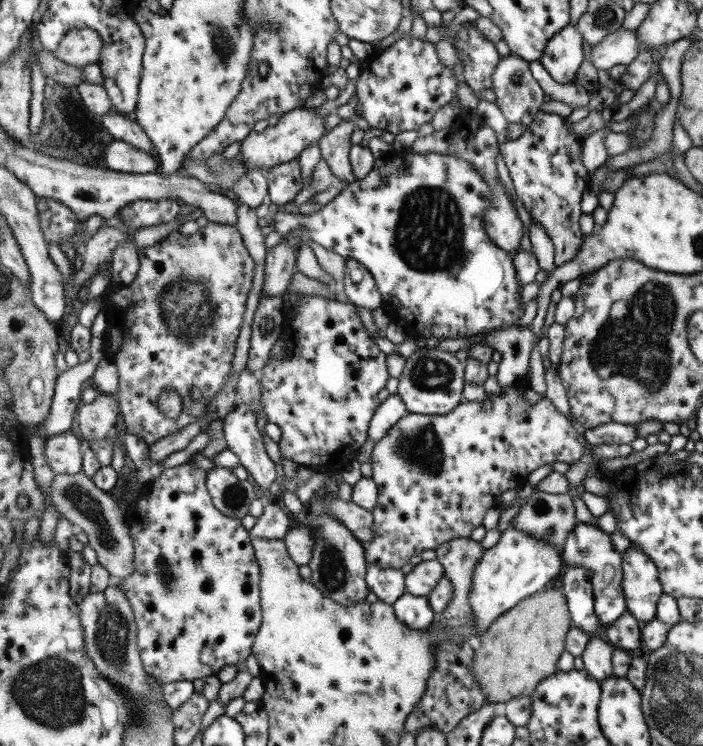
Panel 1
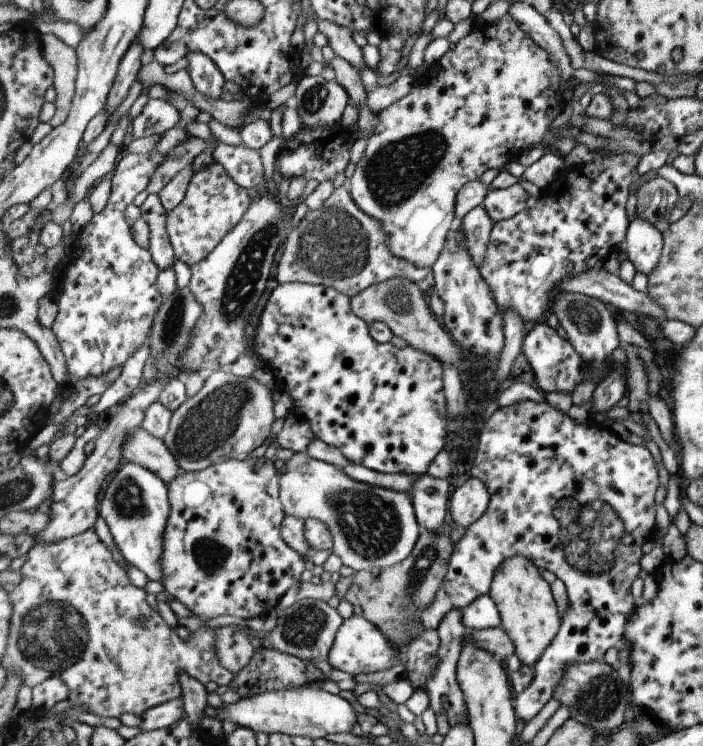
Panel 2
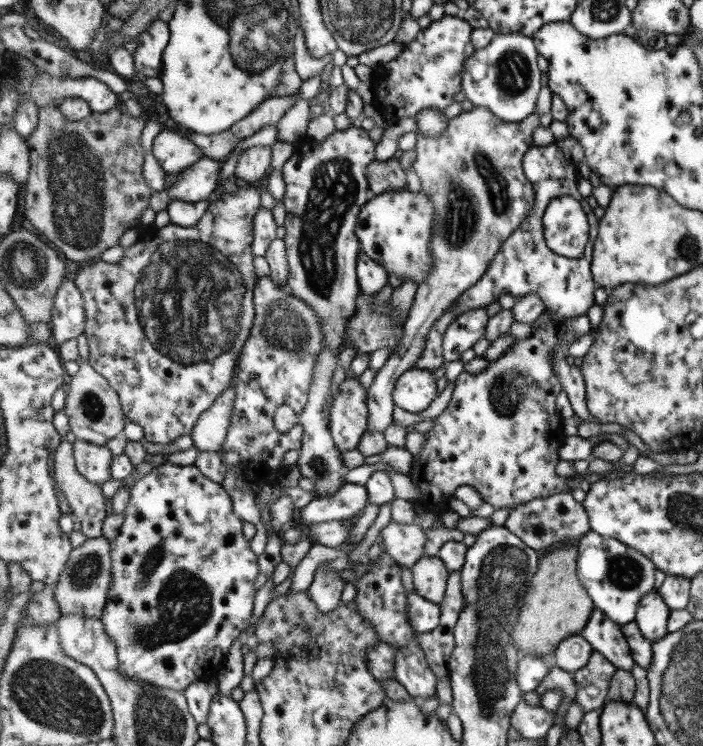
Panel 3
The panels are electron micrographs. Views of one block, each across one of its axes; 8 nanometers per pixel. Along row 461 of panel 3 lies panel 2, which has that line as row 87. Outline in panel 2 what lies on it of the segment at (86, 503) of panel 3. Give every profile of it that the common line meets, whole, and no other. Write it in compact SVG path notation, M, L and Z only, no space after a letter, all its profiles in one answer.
M53 34L44 35L42 40L45 58L56 70L56 113L50 123L57 128L64 125L71 114L78 77L78 52Z

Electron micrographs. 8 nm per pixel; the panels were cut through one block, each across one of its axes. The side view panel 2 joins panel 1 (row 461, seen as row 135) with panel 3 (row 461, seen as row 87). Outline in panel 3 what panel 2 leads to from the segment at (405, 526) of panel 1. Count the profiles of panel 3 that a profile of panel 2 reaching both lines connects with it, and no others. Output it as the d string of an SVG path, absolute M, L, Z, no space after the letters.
M547 311L549 317L546 325L537 325L535 332L529 339L519 339L517 345L513 345L509 351L505 351L505 355L501 355L501 358L492 360L489 363L489 367L483 370L481 374L471 374L470 372L463 372L455 383L454 390L452 392L452 398L448 403L445 410L435 418L435 422L429 432L425 432L427 435L427 444L423 448L421 454L415 454L415 460L413 462L413 469L409 472L408 476L411 477L411 481L416 485L418 491L416 497L413 499L415 504L422 506L425 511L431 512L435 515L441 515L449 510L449 499L455 498L454 491L461 486L473 486L479 492L483 501L492 505L494 509L501 510L501 508L508 508L513 510L515 507L532 502L539 498L548 498L554 496L554 494L563 494L570 492L570 485L568 484L568 478L565 476L559 476L557 474L557 466L561 462L560 450L565 444L565 433L563 432L563 416L561 412L557 410L557 396L564 390L563 383L553 365L553 352L557 348L564 349L563 346L568 347L570 344L567 342L567 322L566 317L561 317L559 314Z

